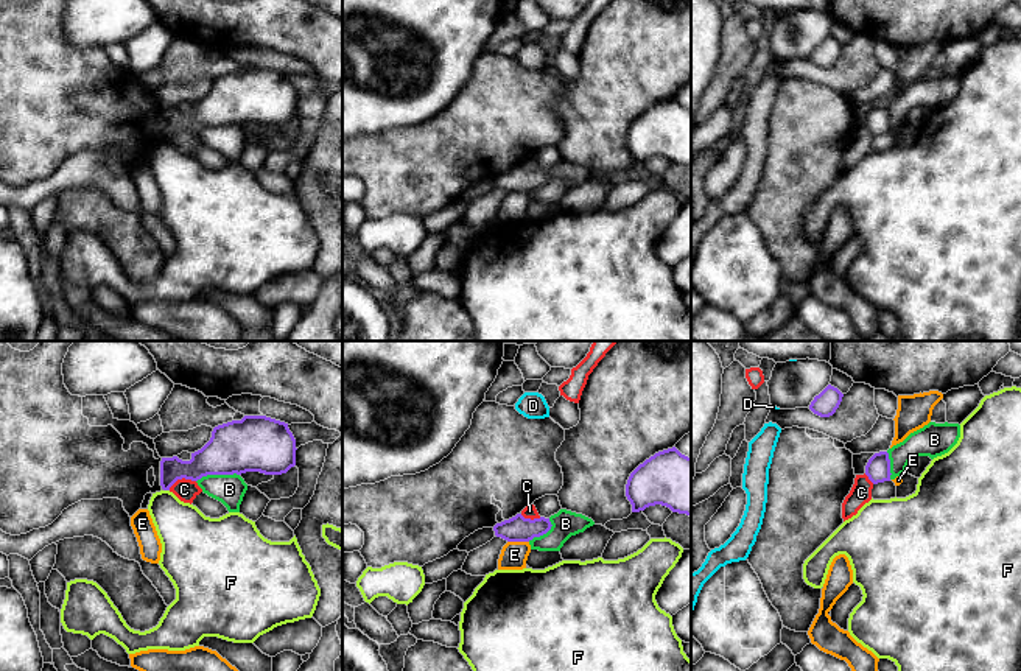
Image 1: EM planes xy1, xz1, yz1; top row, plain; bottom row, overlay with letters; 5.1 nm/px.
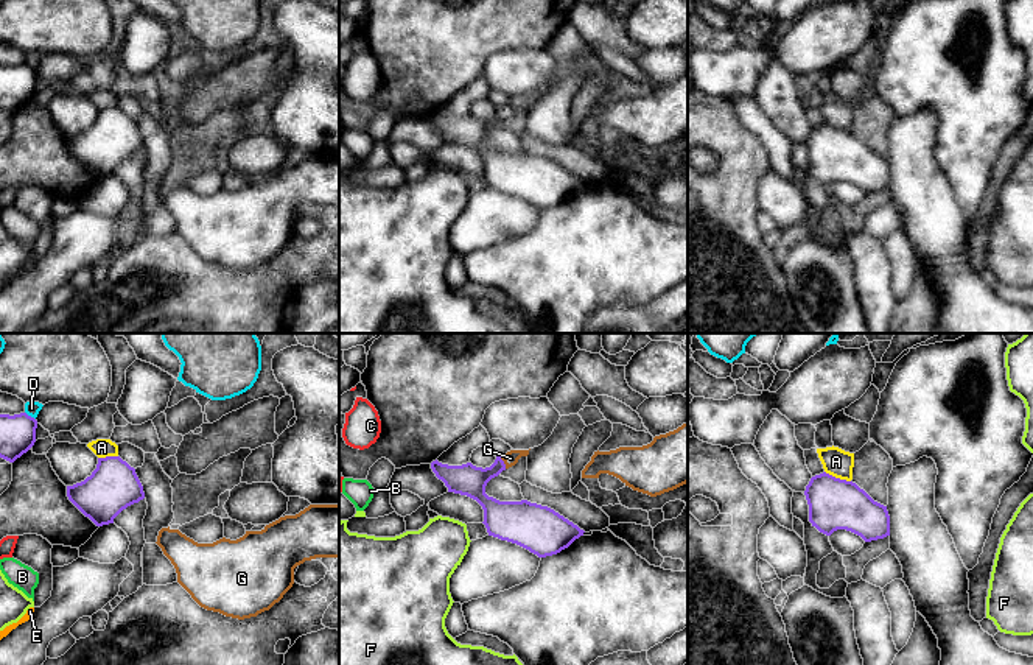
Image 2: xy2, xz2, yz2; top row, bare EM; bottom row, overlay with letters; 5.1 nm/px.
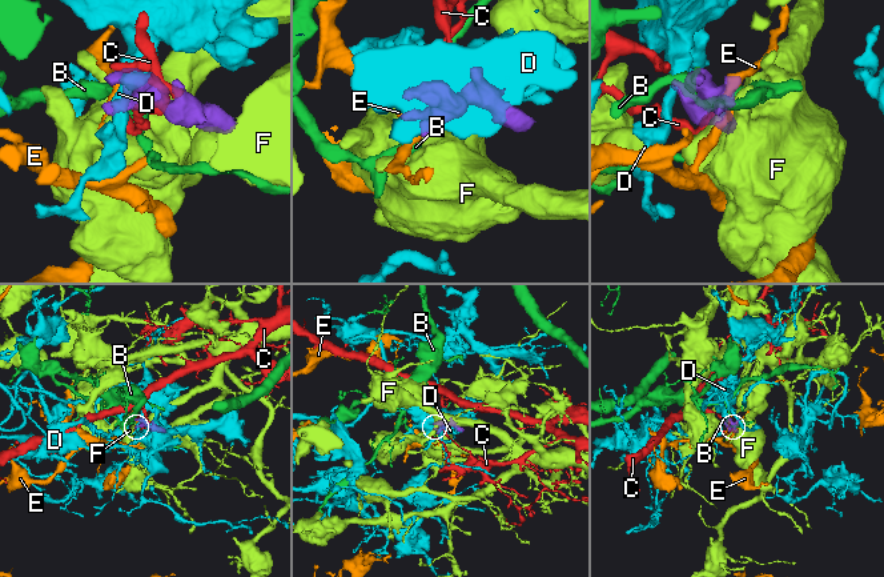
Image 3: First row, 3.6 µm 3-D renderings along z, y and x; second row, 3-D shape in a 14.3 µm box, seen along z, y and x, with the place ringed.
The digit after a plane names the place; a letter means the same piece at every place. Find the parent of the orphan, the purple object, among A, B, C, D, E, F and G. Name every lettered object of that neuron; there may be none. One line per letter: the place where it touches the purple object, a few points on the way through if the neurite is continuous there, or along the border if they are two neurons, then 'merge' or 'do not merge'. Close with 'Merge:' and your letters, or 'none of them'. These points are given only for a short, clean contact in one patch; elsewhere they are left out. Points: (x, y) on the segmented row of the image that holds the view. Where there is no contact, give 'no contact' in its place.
A: yz2 (837, 478) | do not merge
B: xy1 (217, 474) | along xy1 (238, 474), (207, 474), (196, 481) | do not merge
C: xy1 (181, 478) | along xy1 (195, 480), (179, 478), (168, 489) | do not merge
D: xy2 (30, 416) | along xy2 (25, 411), (35, 419) | do not merge
E: xz1 (519, 541) | along xz1 (508, 541), (528, 542) | do not merge
F: xy1 (167, 489) | do not merge
G: xz2 (503, 463) | across xz2 (469, 480), (483, 477), (503, 463), (511, 458) | merge
Merge: G

